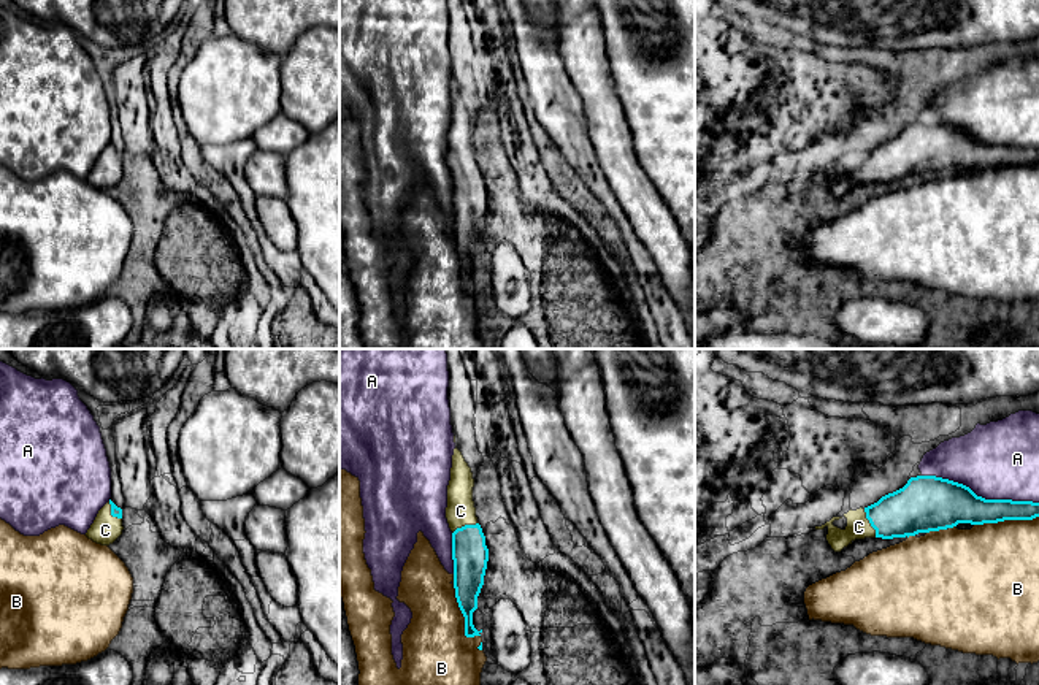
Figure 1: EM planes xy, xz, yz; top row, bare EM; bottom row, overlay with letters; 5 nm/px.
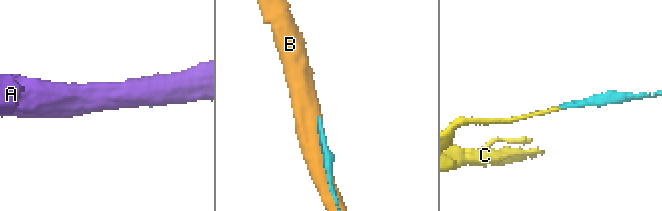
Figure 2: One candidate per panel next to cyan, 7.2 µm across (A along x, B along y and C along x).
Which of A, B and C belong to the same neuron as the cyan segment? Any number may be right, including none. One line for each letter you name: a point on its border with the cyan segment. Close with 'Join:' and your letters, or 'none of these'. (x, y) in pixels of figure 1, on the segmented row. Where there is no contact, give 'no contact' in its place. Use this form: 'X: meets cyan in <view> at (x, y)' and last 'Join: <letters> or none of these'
C: meets cyan in yz at (870, 522)
Join: C

